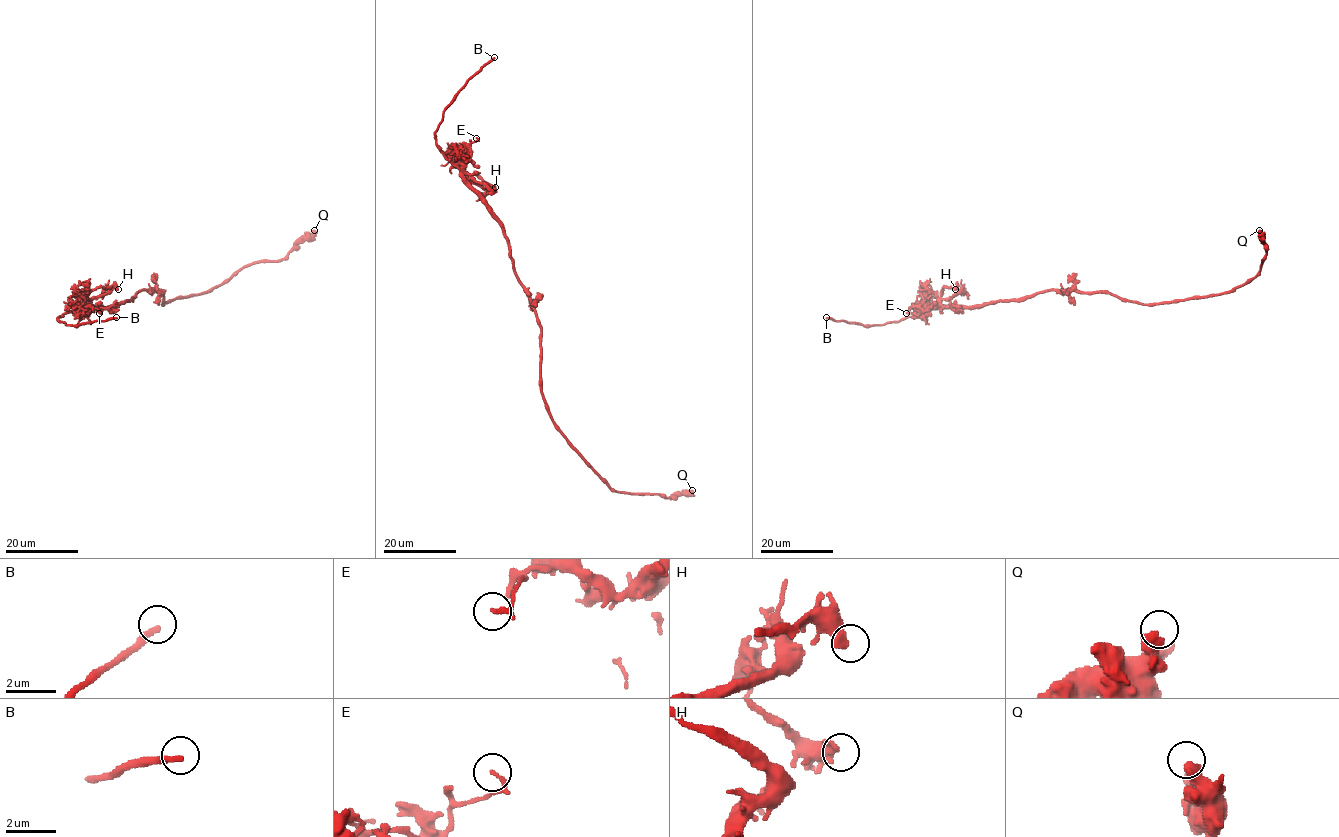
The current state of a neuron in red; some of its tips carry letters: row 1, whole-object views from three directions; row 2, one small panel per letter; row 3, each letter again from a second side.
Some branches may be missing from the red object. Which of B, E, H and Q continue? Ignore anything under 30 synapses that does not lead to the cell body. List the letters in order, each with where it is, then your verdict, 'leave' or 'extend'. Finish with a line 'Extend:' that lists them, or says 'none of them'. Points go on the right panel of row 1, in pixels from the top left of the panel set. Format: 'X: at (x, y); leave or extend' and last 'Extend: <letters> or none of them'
B: at (826, 317); extend
E: at (906, 313); leave
H: at (955, 289); leave
Q: at (1259, 230); leave
Extend: B

